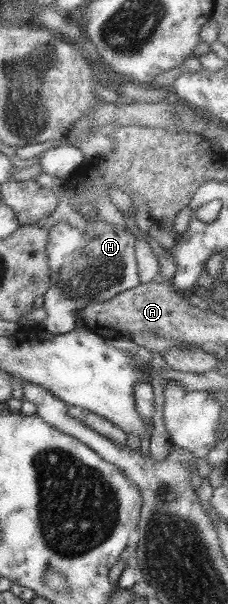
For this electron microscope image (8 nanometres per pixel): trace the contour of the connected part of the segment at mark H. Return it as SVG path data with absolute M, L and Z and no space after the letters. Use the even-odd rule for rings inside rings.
M92 214L86 217L85 234L68 227L66 221L52 220L47 226L48 239L44 253L48 263L49 288L43 292L45 317L40 322L50 335L68 333L74 328L72 311L82 309L87 303L110 299L117 293L139 284L135 261L135 237L124 228L97 220Z

